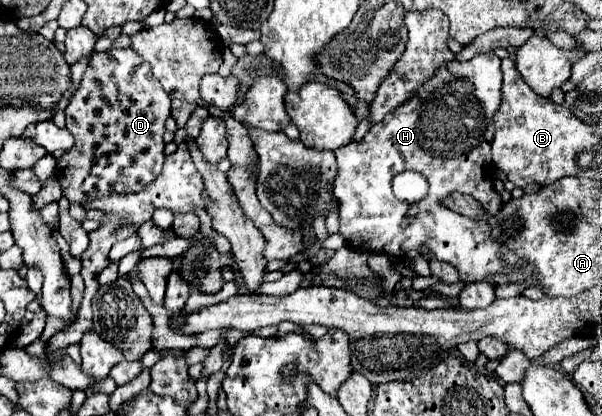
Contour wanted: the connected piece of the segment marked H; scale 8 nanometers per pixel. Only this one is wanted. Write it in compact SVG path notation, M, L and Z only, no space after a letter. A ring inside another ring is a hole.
M477 53L469 61L455 59L441 63L437 73L409 101L387 113L361 141L335 151L339 173L333 193L339 201L339 231L347 245L395 257L421 257L421 249L431 249L433 259L455 265L465 283L501 273L499 255L511 265L519 263L511 251L501 249L491 239L489 225L443 205L443 199L459 191L487 205L489 213L501 209L501 197L489 177L489 169L493 167L493 117L501 103L501 81L501 59L495 53ZM407 169L417 169L429 181L427 197L415 205L399 201L391 191L393 175ZM411 207L415 207L415 215Z

